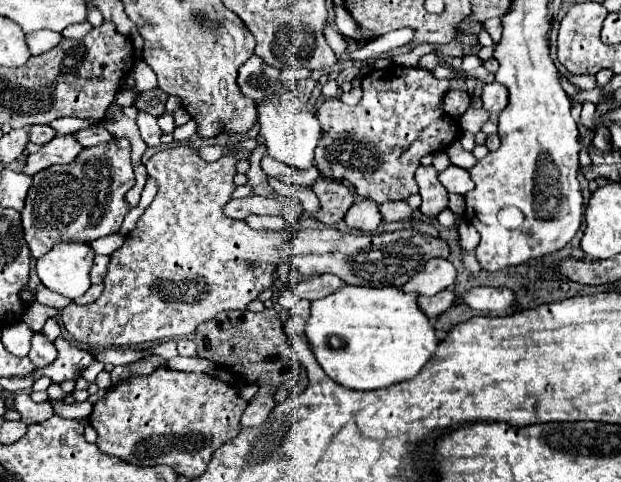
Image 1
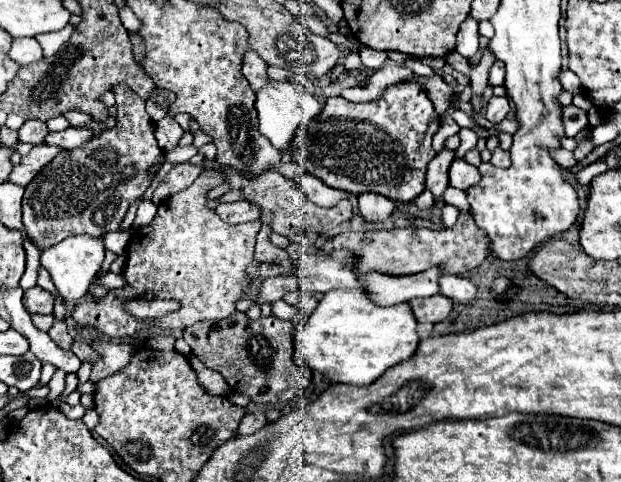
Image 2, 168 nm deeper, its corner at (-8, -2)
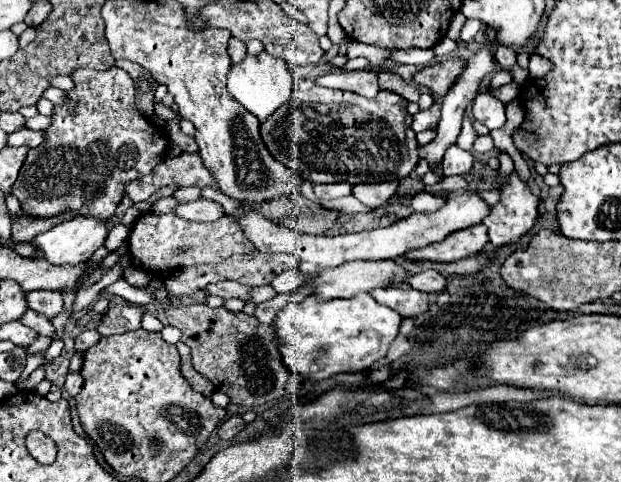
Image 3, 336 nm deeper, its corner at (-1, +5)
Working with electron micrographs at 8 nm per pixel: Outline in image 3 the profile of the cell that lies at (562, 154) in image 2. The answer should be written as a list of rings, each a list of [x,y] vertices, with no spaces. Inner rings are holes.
[[[479,93],[473,103],[473,117],[489,129],[501,129],[507,121],[505,103],[493,97],[491,93]]]

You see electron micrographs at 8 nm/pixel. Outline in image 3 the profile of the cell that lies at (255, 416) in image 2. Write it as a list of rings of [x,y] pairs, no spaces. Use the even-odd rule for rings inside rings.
[[[233,415],[233,417],[229,417],[227,421],[223,421],[223,425],[219,427],[219,437],[221,437],[223,441],[229,441],[229,439],[233,439],[239,431],[243,431],[243,427],[245,427],[245,421],[241,419],[241,415]]]

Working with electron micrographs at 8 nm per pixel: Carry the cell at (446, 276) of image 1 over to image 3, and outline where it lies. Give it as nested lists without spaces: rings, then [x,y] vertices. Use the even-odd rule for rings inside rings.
[[[379,259],[379,261],[349,261],[347,265],[339,265],[335,269],[327,269],[315,281],[313,293],[323,301],[335,297],[353,297],[357,293],[371,293],[371,289],[383,285],[405,283],[411,277],[403,265],[395,265],[395,261]]]

